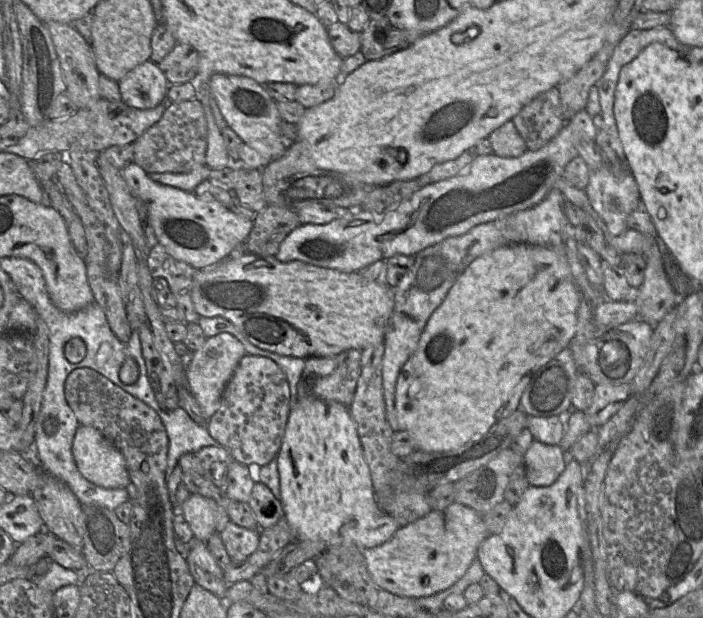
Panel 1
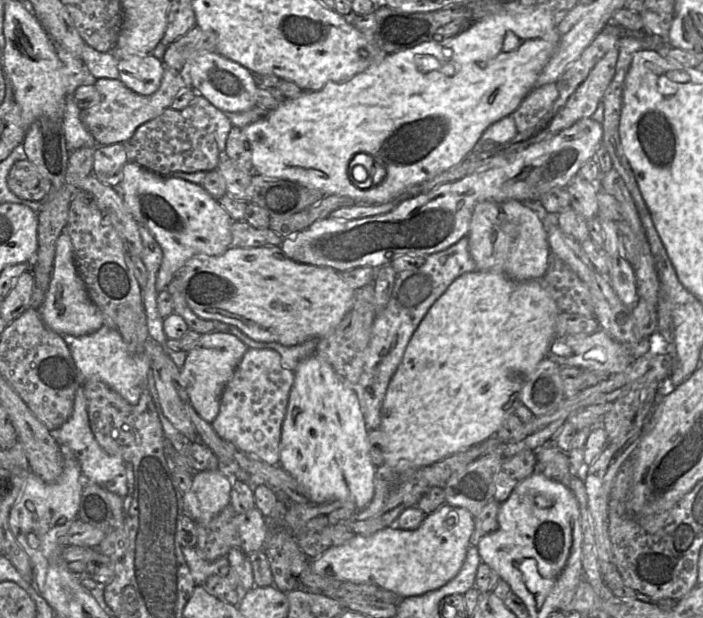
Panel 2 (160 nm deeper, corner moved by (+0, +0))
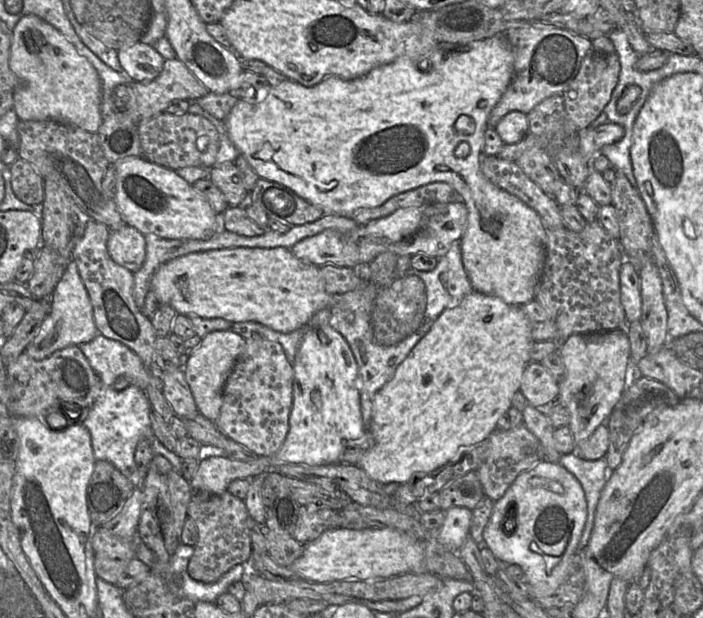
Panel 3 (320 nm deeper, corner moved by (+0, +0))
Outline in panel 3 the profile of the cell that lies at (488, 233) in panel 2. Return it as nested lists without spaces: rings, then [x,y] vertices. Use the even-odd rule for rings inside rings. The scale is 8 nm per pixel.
[[[494,35],[482,40],[472,41],[466,45],[440,43],[429,54],[428,59],[421,59],[416,62],[411,58],[402,58],[393,63],[376,67],[367,74],[351,80],[331,76],[315,86],[306,87],[286,79],[278,86],[271,87],[263,101],[256,101],[255,89],[249,88],[246,98],[237,100],[223,122],[230,140],[246,158],[259,178],[277,182],[288,187],[301,198],[321,208],[325,214],[351,217],[357,209],[381,206],[390,198],[420,186],[432,182],[449,184],[461,196],[461,201],[465,203],[468,211],[467,225],[461,238],[461,251],[463,266],[474,291],[500,298],[509,305],[523,306],[535,300],[544,268],[547,228],[534,209],[518,197],[495,186],[485,177],[481,170],[488,117],[491,110],[506,91],[511,80],[513,67],[514,53],[505,35]],[[463,142],[467,143],[470,147],[469,155],[466,157],[456,157],[455,149]]]

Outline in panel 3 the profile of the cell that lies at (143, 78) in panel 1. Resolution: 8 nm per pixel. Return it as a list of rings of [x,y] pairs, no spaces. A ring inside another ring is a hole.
[[[138,41],[117,52],[123,70],[135,82],[151,81],[162,72],[165,59],[151,45]]]

